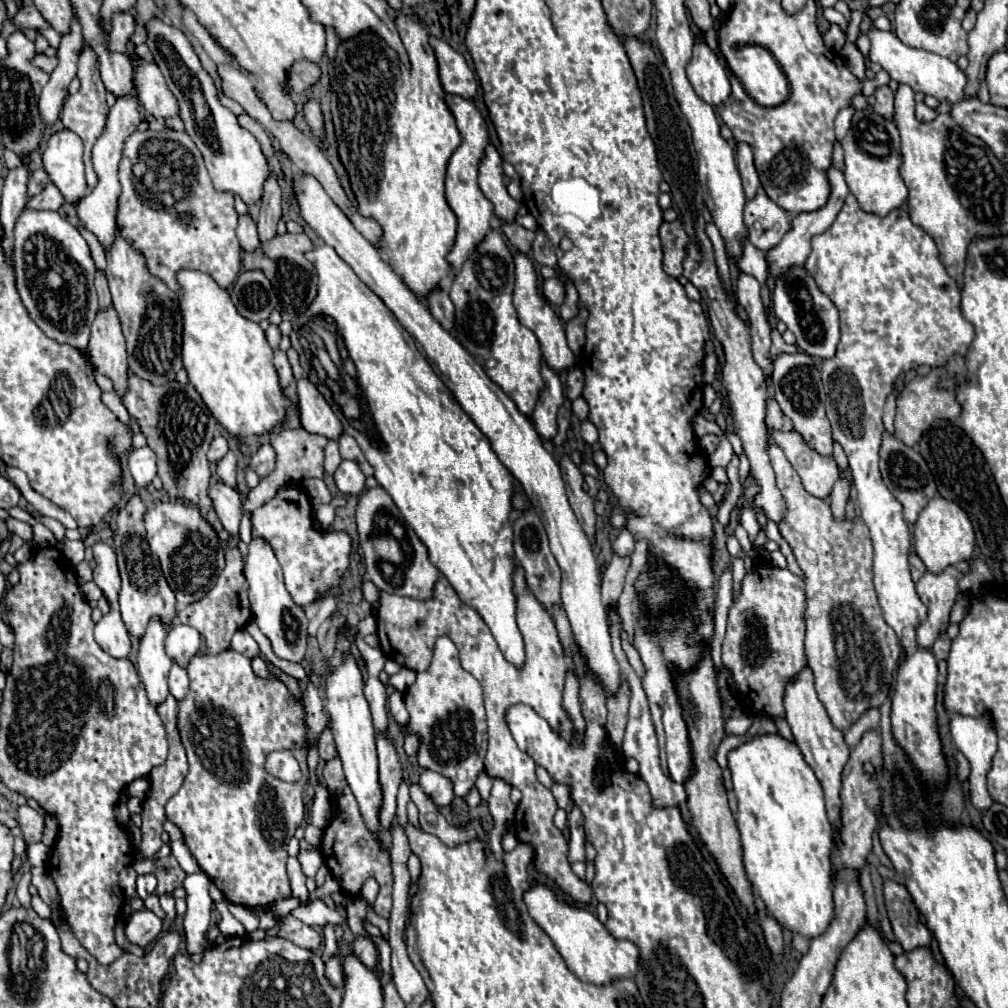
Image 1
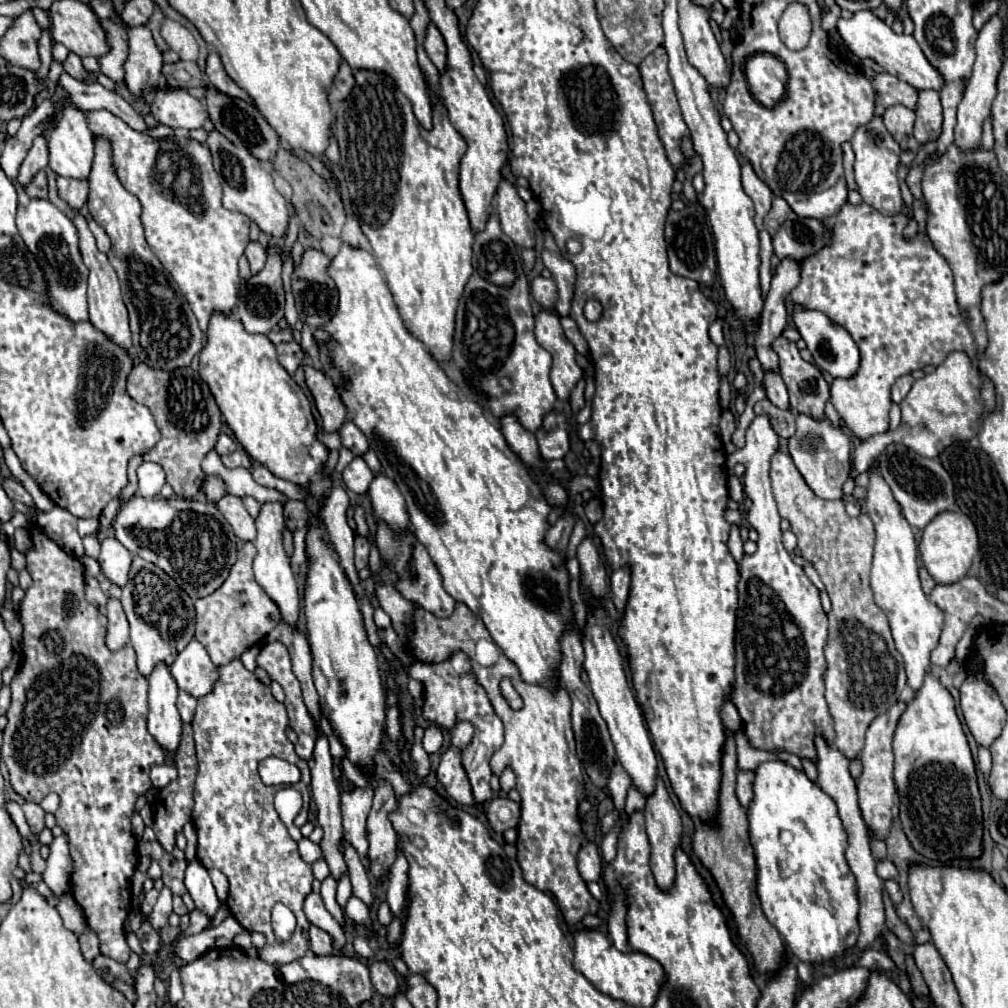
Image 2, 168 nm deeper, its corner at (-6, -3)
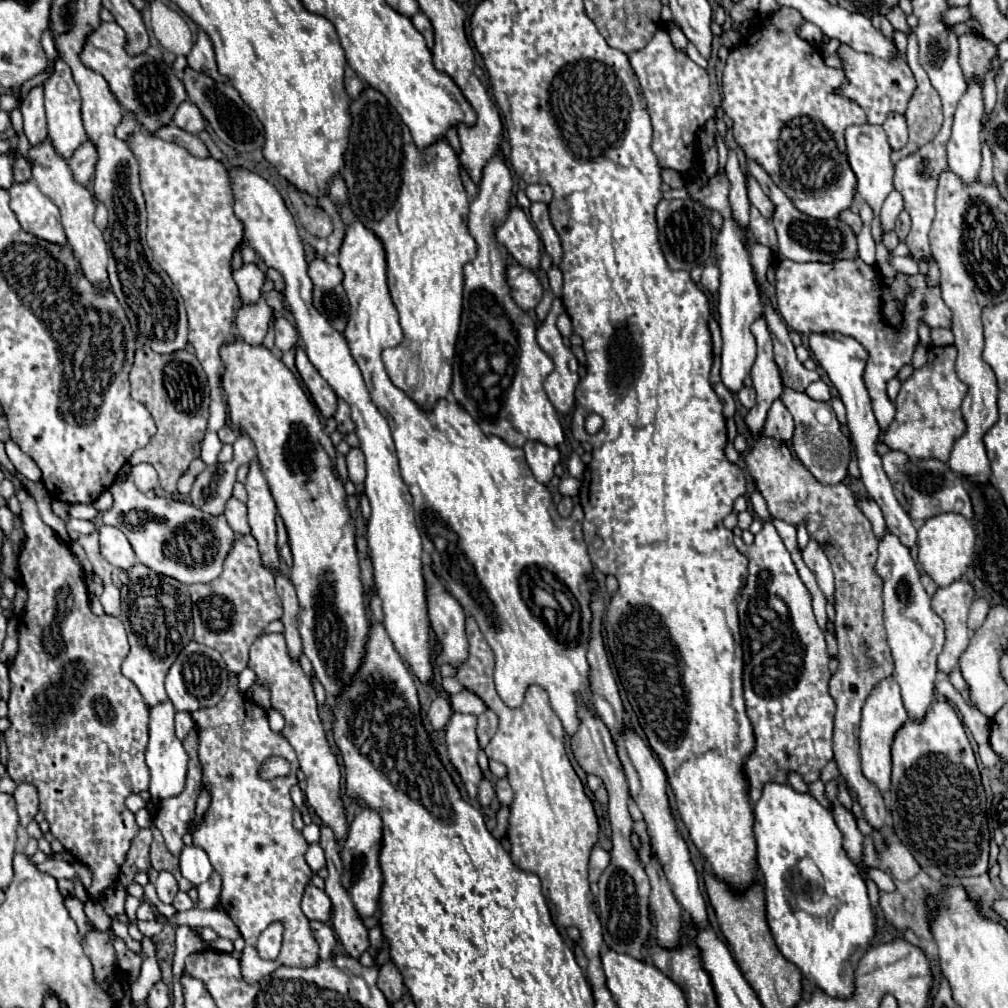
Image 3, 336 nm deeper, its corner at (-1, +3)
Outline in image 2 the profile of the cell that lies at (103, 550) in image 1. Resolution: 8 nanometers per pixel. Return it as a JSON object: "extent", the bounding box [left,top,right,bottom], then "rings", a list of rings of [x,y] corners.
{"extent":[98,536,132,586],"rings":[[[108,536],[102,540],[102,550],[98,556],[100,568],[104,576],[116,584],[116,586],[126,586],[128,582],[128,572],[132,564],[132,552],[128,552],[116,538]]]}

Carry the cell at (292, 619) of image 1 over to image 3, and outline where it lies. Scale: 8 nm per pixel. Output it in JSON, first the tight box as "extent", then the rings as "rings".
{"extent":[245,460,279,570],"rings":[[[253,460],[249,464],[249,474],[247,474],[245,488],[247,488],[247,494],[249,494],[247,508],[249,508],[251,534],[259,542],[263,564],[277,570],[277,566],[279,566],[279,552],[275,548],[275,540],[277,540],[277,534],[275,534],[277,508],[275,508],[275,500],[273,500],[273,496],[269,492],[267,480],[265,480],[263,472],[259,470],[257,460]]]}

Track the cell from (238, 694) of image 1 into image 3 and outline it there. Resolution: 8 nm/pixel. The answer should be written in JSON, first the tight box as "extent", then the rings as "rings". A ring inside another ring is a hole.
{"extent":[191,676,319,984],"rings":[[[237,676],[229,678],[229,690],[223,696],[223,700],[217,706],[197,710],[191,714],[193,720],[199,726],[199,760],[203,766],[203,784],[211,792],[211,806],[203,816],[201,828],[193,834],[193,844],[203,848],[209,854],[209,860],[213,868],[223,876],[223,890],[221,890],[221,906],[231,916],[235,926],[239,928],[245,948],[241,956],[241,976],[247,984],[257,984],[271,972],[275,972],[281,966],[289,968],[311,968],[319,964],[319,948],[311,934],[311,926],[307,916],[301,912],[299,902],[303,898],[305,886],[311,880],[313,872],[305,862],[307,852],[307,840],[299,830],[293,828],[293,802],[289,796],[289,788],[297,784],[297,756],[287,740],[283,740],[279,734],[275,734],[269,728],[267,714],[255,706],[247,696],[237,692]],[[271,756],[281,756],[291,764],[291,772],[285,778],[265,780],[259,776],[259,768],[263,762]],[[273,922],[283,924],[283,946],[275,960],[263,960],[257,954],[257,938],[259,934]]]}

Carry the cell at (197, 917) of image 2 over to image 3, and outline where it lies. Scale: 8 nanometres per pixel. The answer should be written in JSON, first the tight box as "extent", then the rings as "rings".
{"extent":[195,872,221,908],"rings":[[[213,872],[205,884],[197,886],[197,892],[199,892],[199,902],[195,906],[197,908],[213,908],[219,902],[219,892],[221,892],[219,872]]]}

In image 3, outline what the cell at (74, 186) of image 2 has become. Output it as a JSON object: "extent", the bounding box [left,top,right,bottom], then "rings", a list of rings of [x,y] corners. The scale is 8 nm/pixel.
{"extent":[71,140,97,184],"rings":[[[85,140],[85,144],[81,144],[81,148],[77,148],[75,154],[71,156],[71,170],[75,180],[87,184],[95,172],[95,164],[97,164],[97,148],[91,140]]]}

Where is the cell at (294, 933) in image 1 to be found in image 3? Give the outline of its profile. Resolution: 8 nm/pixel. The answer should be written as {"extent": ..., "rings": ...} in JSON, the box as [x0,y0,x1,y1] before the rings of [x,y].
{"extent":[311,922,337,960],"rings":[[[311,922],[311,928],[313,928],[313,936],[319,944],[319,956],[321,960],[329,960],[331,958],[331,952],[333,952],[333,946],[337,944],[337,938],[335,938],[335,932],[331,930],[329,924],[325,922]]]}

